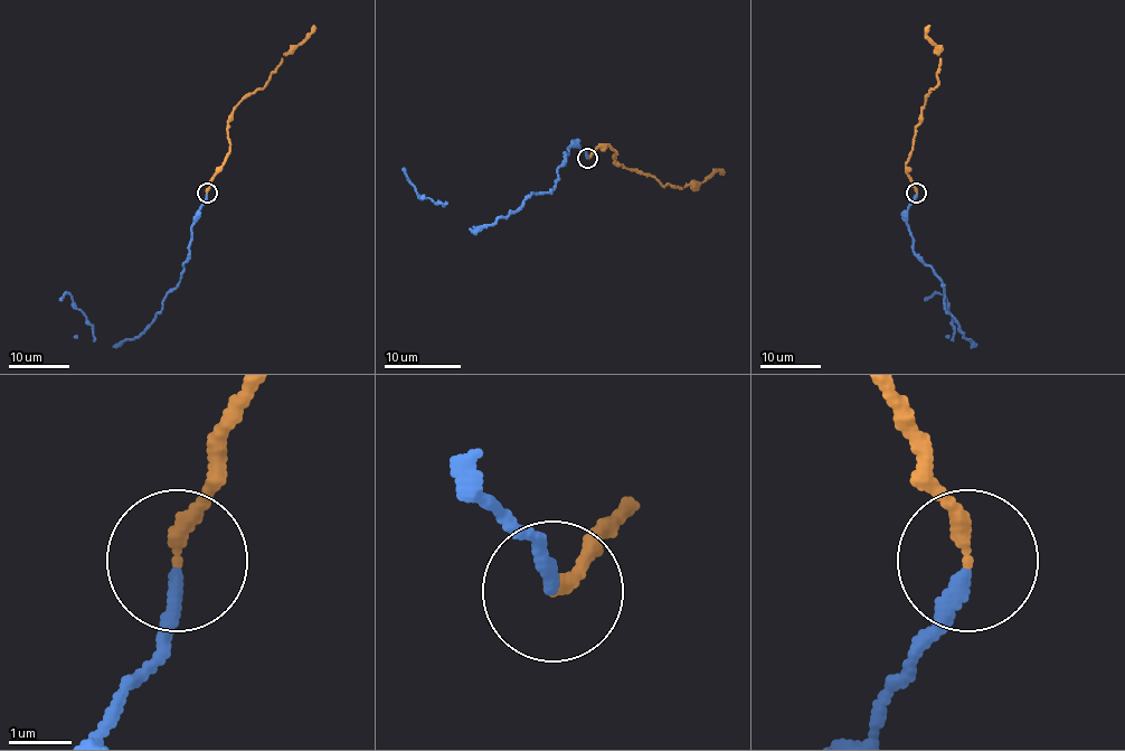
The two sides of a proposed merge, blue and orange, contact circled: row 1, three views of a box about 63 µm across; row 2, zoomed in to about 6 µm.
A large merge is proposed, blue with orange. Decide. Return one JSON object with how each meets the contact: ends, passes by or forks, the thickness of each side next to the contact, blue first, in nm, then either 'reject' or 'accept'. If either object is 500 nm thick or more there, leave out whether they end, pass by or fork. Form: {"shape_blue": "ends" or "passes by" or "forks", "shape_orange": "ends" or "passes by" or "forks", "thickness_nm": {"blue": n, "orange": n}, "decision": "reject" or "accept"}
{"shape_blue": "ends", "shape_orange": "ends", "thickness_nm": {"blue": 240, "orange": 240}, "decision": "accept"}

